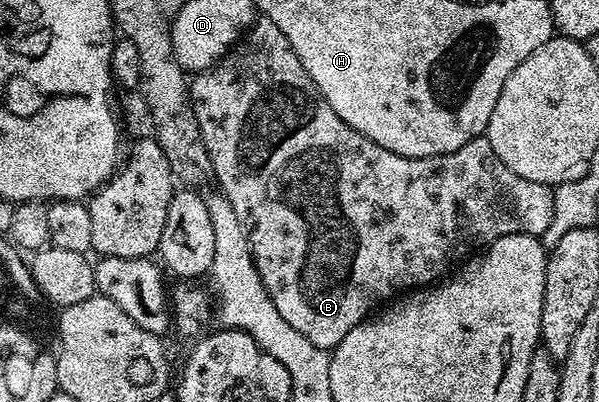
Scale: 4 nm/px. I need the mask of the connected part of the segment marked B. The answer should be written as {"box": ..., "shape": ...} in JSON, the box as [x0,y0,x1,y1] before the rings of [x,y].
{"box":[190,17,553,352],"shape":[[[257,17],[247,33],[243,35],[239,45],[229,50],[216,65],[208,70],[199,71],[191,79],[190,89],[194,116],[198,116],[198,128],[202,128],[202,140],[206,140],[206,152],[210,152],[215,185],[220,185],[219,193],[226,200],[230,200],[230,208],[234,208],[234,212],[238,212],[238,220],[242,220],[250,240],[252,259],[258,268],[258,276],[262,276],[262,284],[266,284],[266,292],[270,300],[274,300],[274,308],[284,317],[286,324],[294,328],[294,332],[302,332],[302,336],[306,336],[310,344],[323,350],[329,352],[335,350],[336,345],[346,336],[346,332],[350,332],[350,328],[363,322],[381,304],[395,299],[401,292],[433,285],[437,280],[443,279],[461,260],[487,247],[496,238],[511,234],[543,236],[546,228],[550,228],[552,223],[553,187],[538,184],[534,180],[526,180],[510,172],[510,168],[506,168],[506,164],[498,160],[494,148],[490,148],[490,140],[487,136],[470,140],[462,144],[462,148],[449,154],[439,154],[429,158],[407,158],[374,144],[374,140],[350,128],[350,124],[343,122],[334,112],[334,108],[326,104],[314,80],[310,80],[306,68],[302,68],[302,60],[294,56],[294,48],[290,48],[290,40],[286,40],[278,24],[274,24],[274,20],[269,18]]]}

